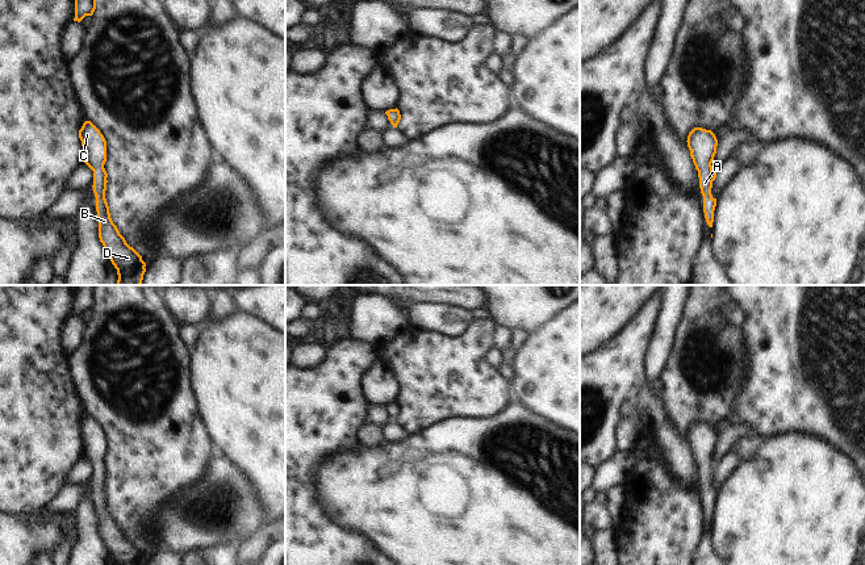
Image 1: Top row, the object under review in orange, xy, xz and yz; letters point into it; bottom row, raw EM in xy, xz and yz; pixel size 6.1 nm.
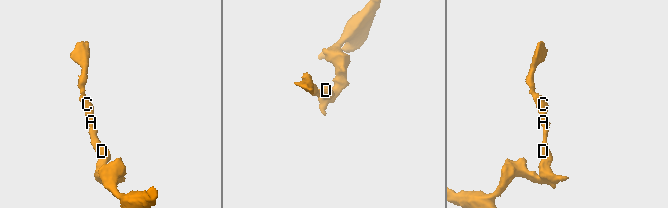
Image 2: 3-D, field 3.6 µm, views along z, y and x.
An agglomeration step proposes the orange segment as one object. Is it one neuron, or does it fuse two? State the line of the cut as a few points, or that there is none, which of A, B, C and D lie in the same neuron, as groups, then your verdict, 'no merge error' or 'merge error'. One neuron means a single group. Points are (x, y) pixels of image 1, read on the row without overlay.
no cut; A B C D; no merge error

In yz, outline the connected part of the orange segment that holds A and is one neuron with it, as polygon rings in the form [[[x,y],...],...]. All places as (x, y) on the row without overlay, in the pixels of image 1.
[[[694,422],[688,430],[690,451],[698,465],[699,482],[703,490],[703,507],[706,516],[713,522],[716,493],[711,489],[713,476],[716,466],[713,465],[713,455],[716,448],[718,434],[711,424]]]

